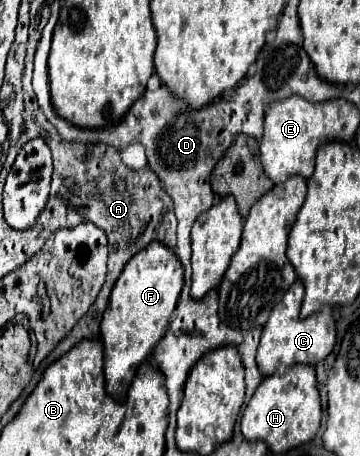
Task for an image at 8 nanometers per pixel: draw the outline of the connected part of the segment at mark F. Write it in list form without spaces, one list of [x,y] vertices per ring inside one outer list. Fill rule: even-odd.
[[[152,243],[144,247],[124,267],[112,289],[110,303],[104,311],[104,319],[100,325],[104,345],[104,373],[112,397],[118,395],[122,387],[132,383],[138,365],[152,353],[156,341],[164,337],[170,315],[178,303],[182,283],[184,269],[180,265],[180,259],[170,247],[164,247],[162,243]]]

